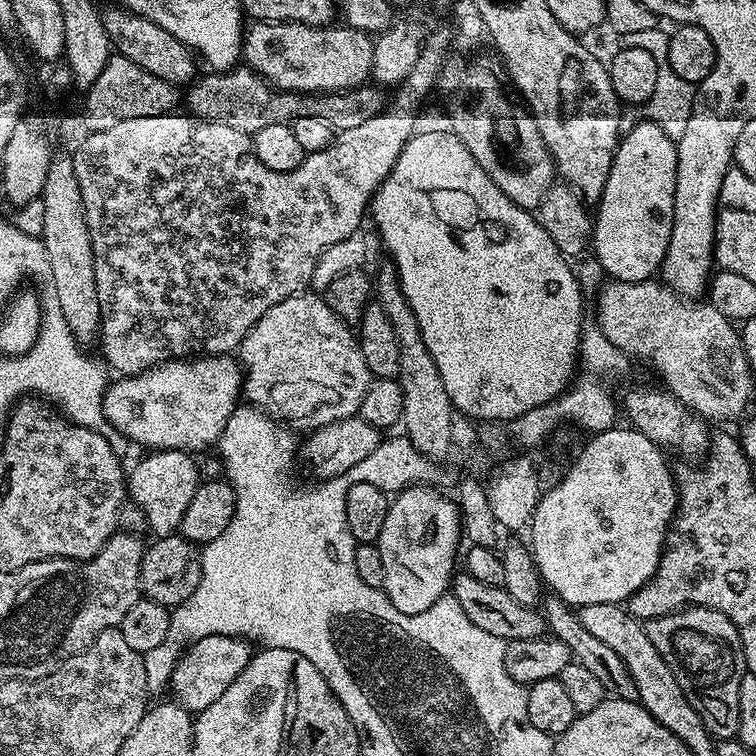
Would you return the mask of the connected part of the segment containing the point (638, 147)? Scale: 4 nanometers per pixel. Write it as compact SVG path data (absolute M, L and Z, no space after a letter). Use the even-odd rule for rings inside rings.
M642 122L621 135L616 151L612 154L610 174L594 208L594 223L590 248L602 266L605 277L633 284L651 280L664 267L666 250L670 246L670 230L674 230L674 186L678 178L676 141L668 137L654 123Z

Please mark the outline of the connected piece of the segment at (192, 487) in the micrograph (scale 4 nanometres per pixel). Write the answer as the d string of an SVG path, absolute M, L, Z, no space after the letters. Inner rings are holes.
M179 448L152 450L145 460L137 462L126 476L126 492L131 503L136 504L146 514L148 526L153 537L173 535L186 514L186 506L194 498L202 482L200 468L196 465L195 455Z

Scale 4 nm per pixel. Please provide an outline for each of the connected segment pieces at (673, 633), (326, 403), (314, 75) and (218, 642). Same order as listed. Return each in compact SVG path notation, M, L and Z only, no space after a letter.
M689 606L644 624L654 650L670 666L682 694L698 710L702 722L717 741L734 740L738 734L738 689L746 671L744 647L735 626L713 608Z
M305 290L286 298L282 302L278 302L278 306L270 306L270 310L266 310L266 314L262 314L259 322L248 331L246 338L241 342L238 349L238 360L242 365L242 396L251 407L258 408L262 412L268 413L273 420L281 422L290 422L291 427L296 430L300 428L311 429L313 426L324 425L333 419L332 407L336 404L336 399L340 396L340 411L339 418L349 419L357 415L362 406L362 398L366 398L366 390L373 382L371 370L366 366L366 362L362 358L362 350L360 349L360 341L354 335L353 329L344 323L342 318L338 318L338 314L334 314L334 310L330 310L330 306L326 306L323 295L317 294L311 290Z
M287 22L253 23L244 34L243 63L285 92L323 94L359 88L372 75L373 37L356 28L336 27L315 28L309 24Z
M207 636L201 640L189 643L188 647L180 653L179 660L172 668L172 678L170 681L170 692L174 695L175 703L181 704L186 711L198 714L210 706L210 702L215 702L217 698L230 687L230 682L246 670L246 666L251 662L254 655L254 648L249 641L238 636Z

